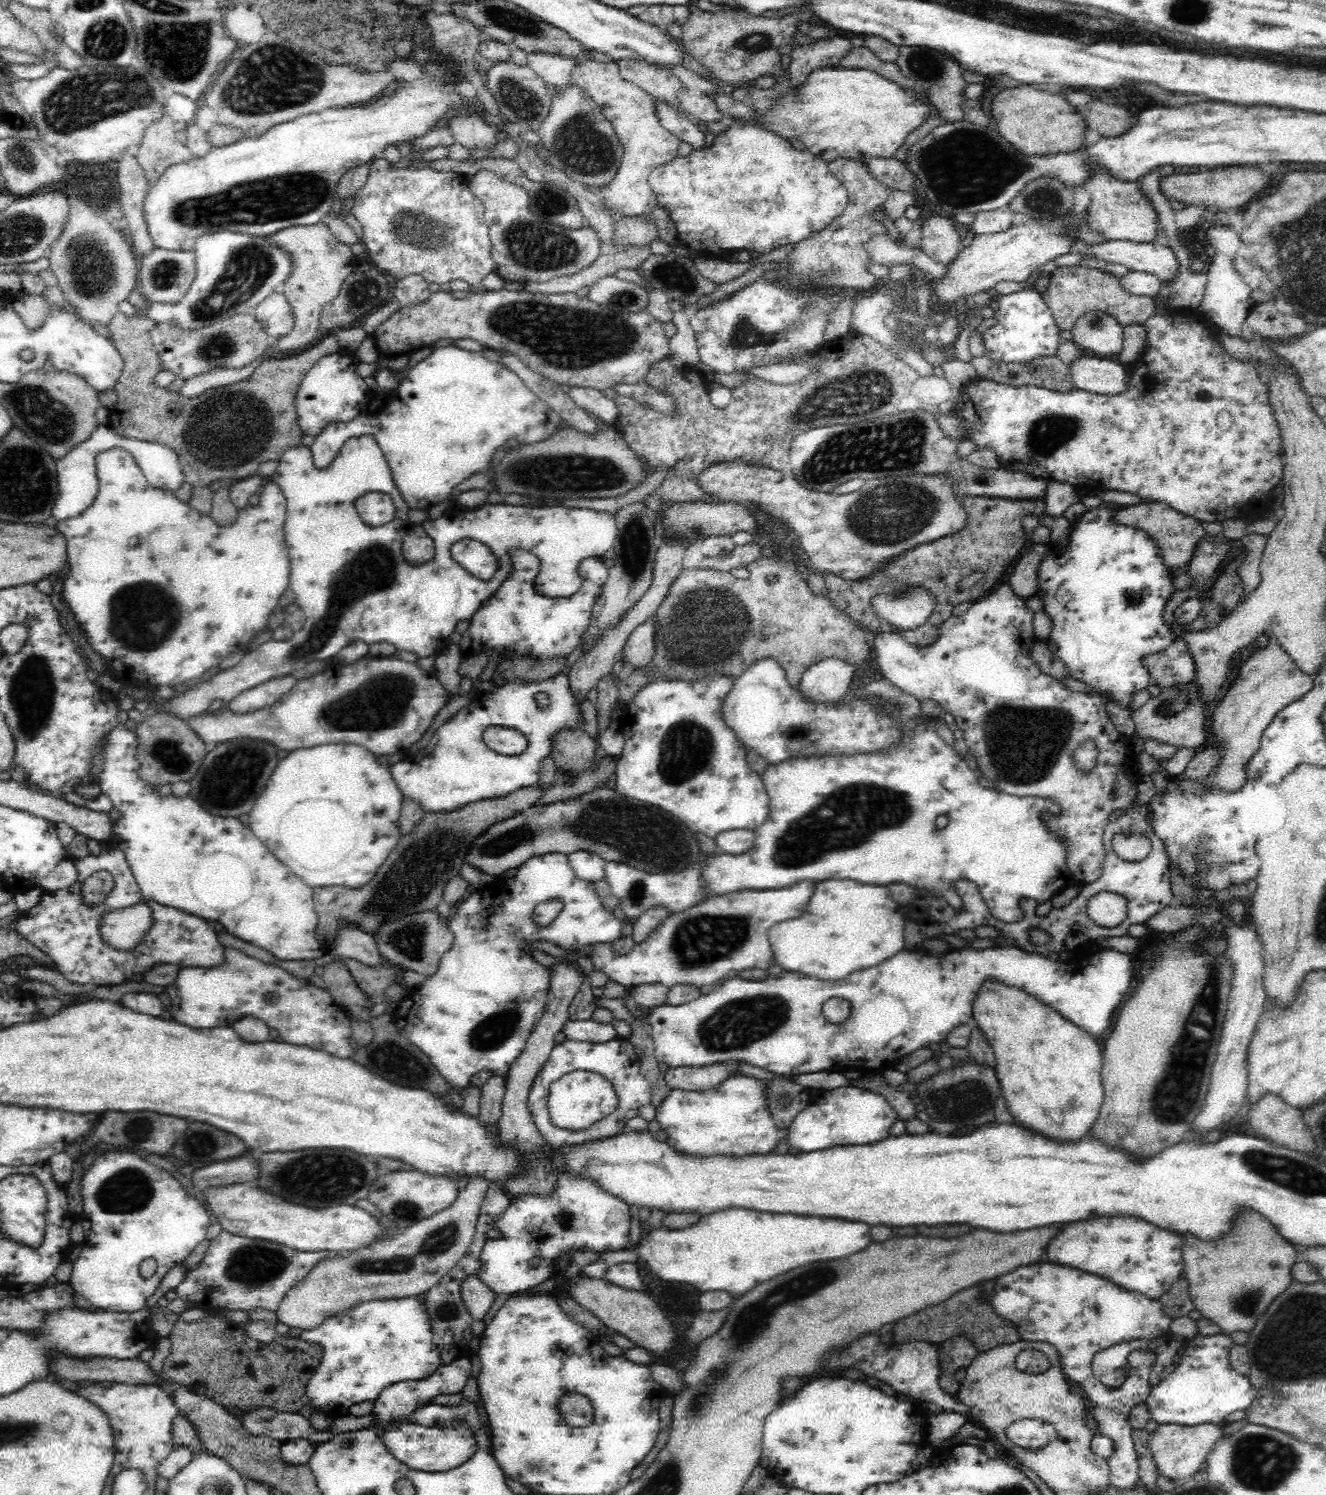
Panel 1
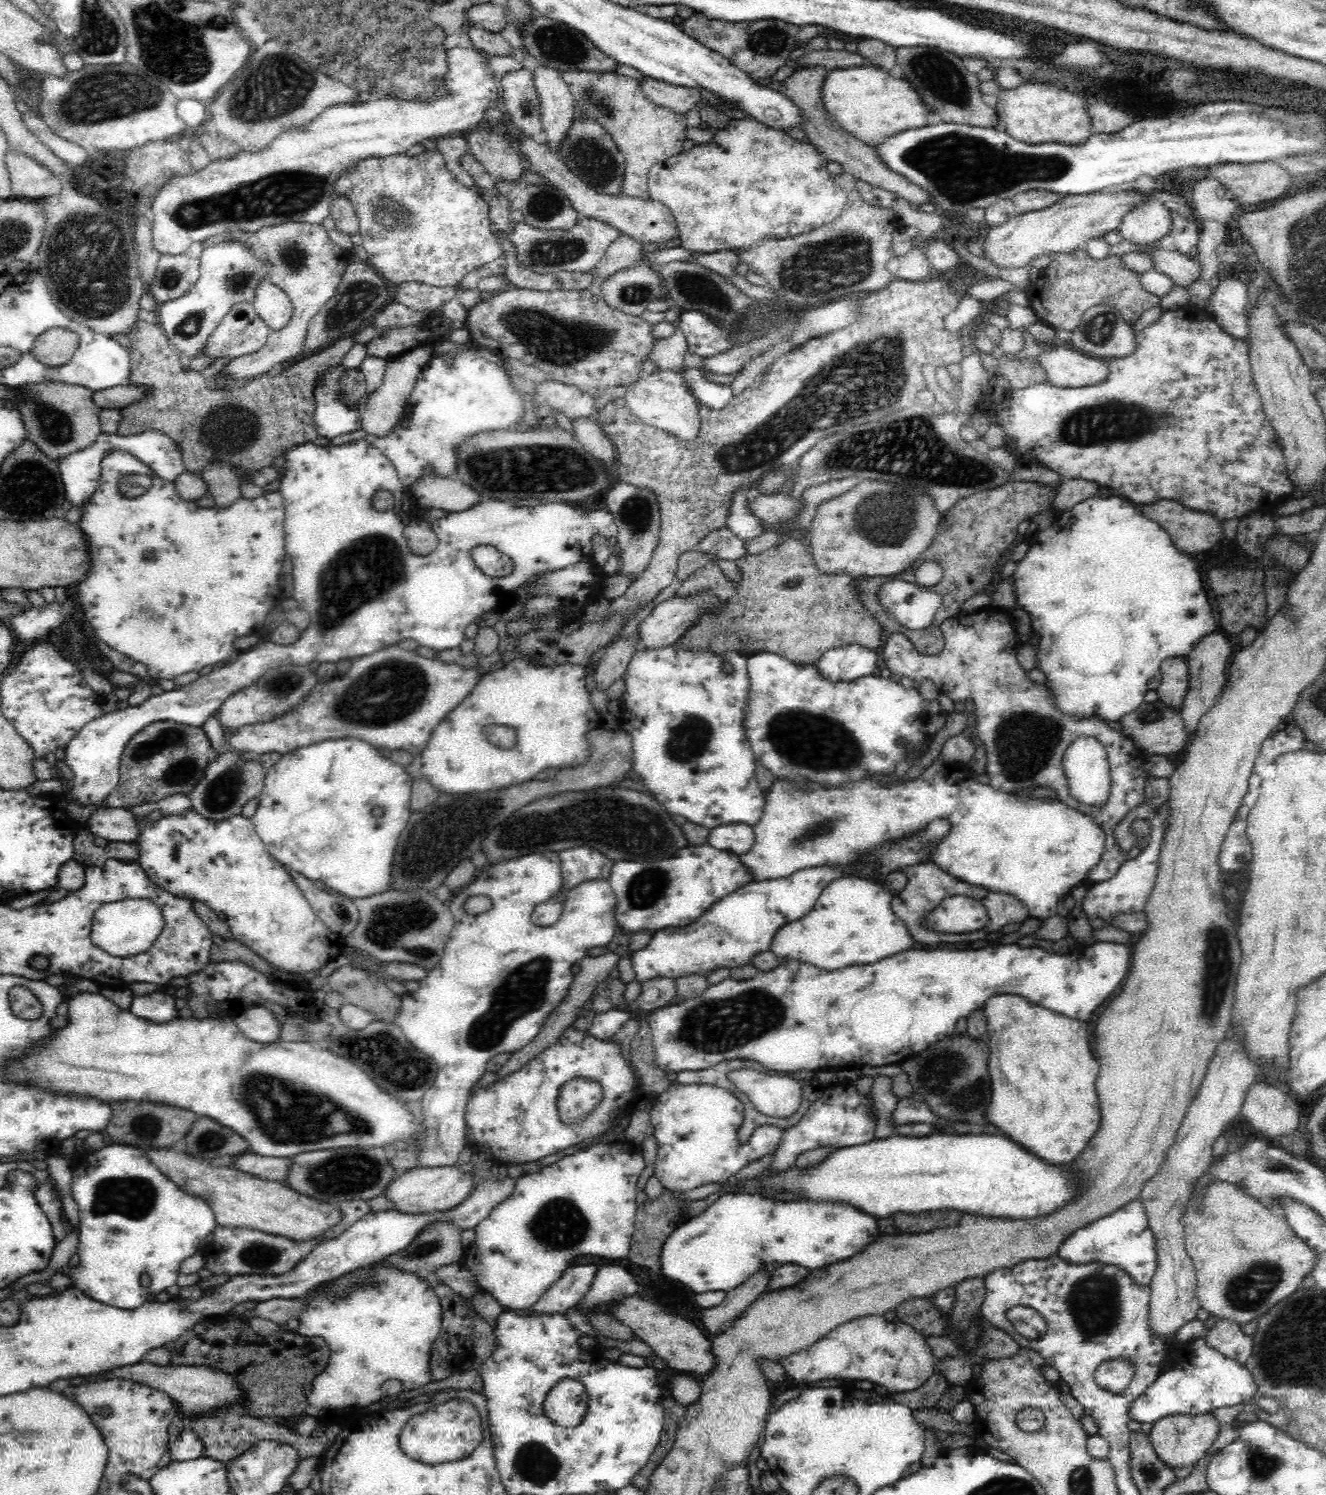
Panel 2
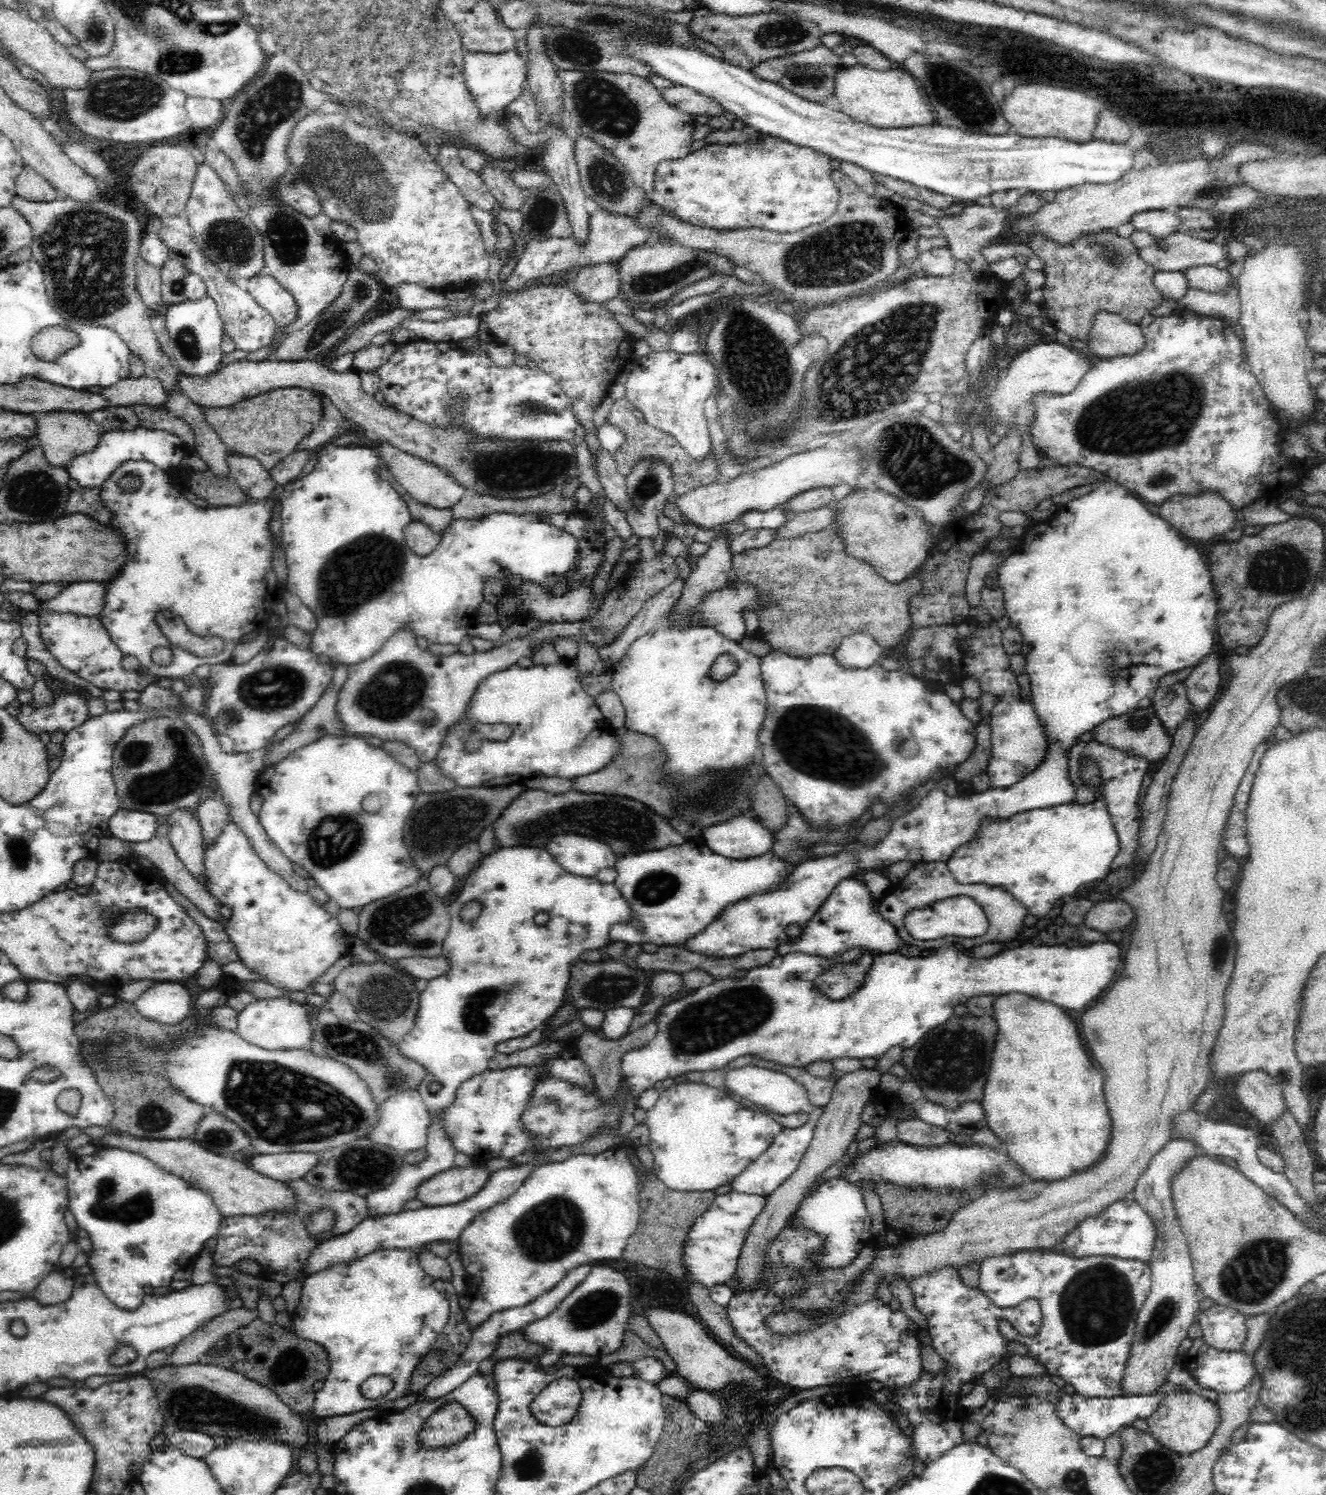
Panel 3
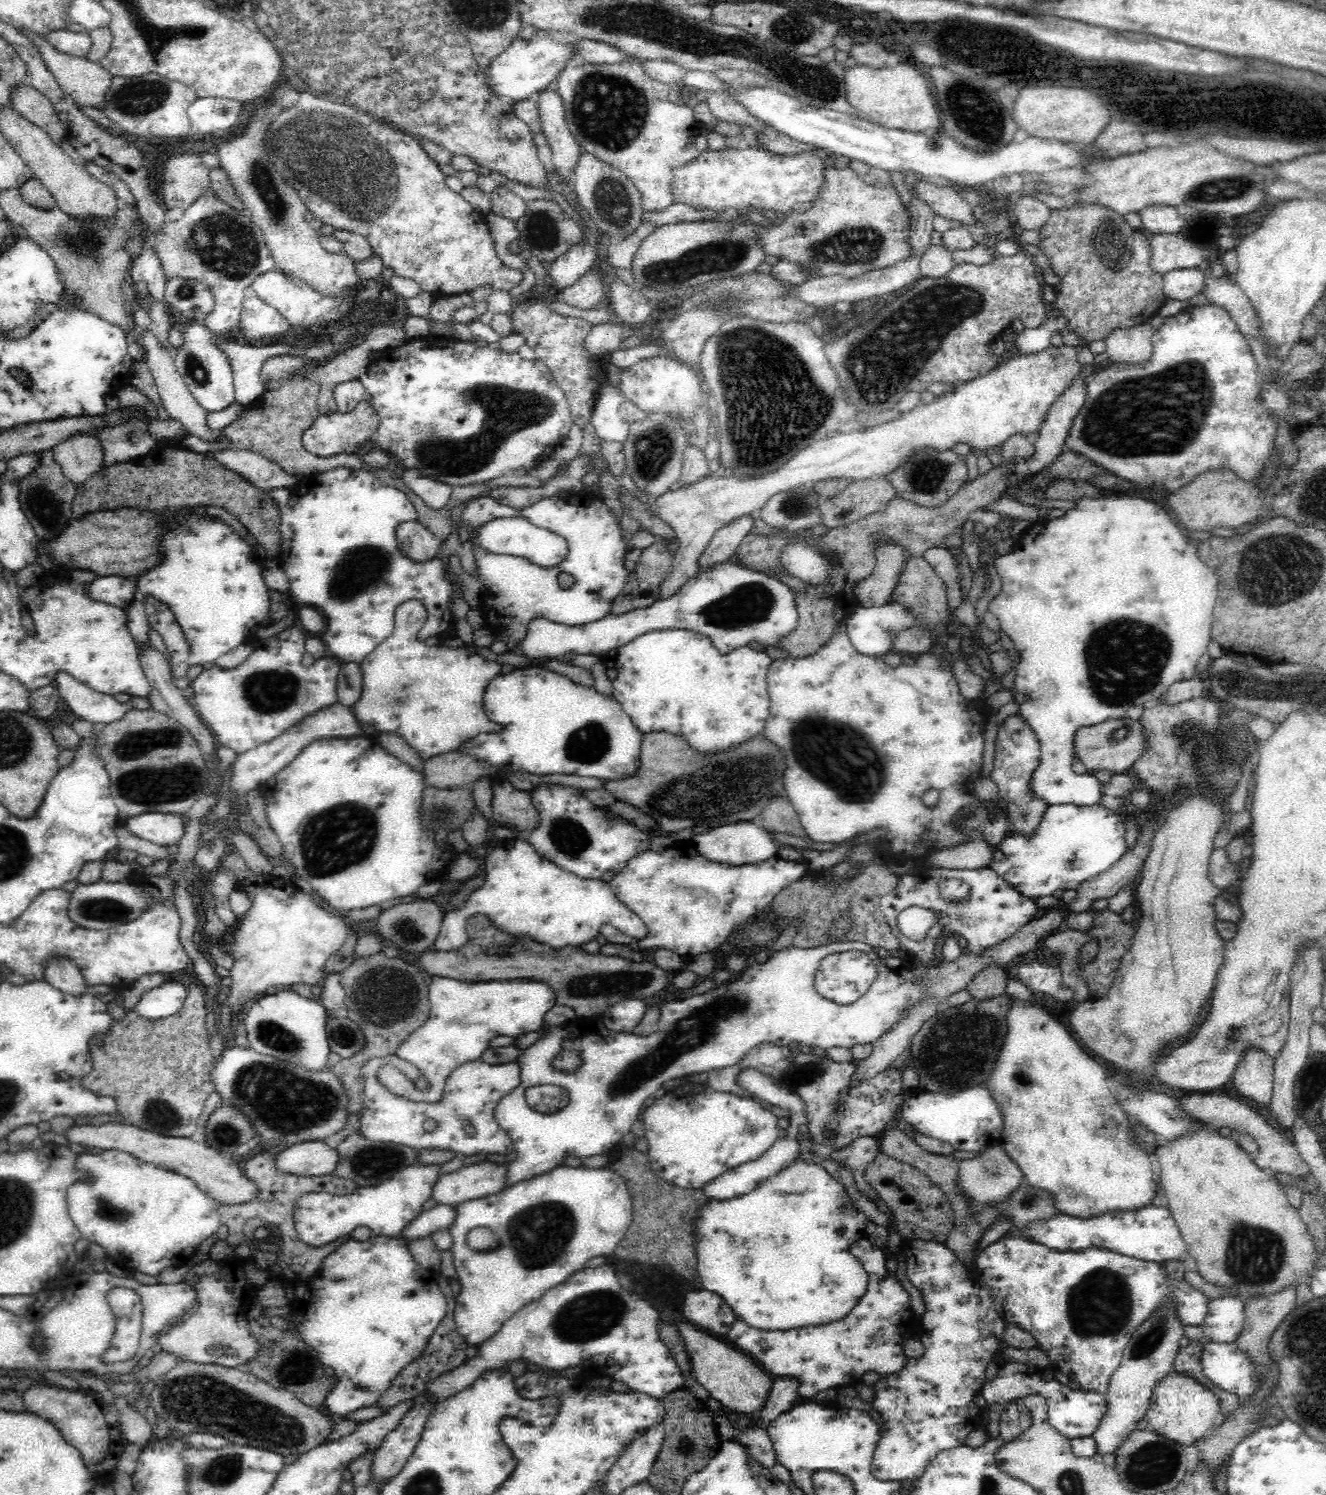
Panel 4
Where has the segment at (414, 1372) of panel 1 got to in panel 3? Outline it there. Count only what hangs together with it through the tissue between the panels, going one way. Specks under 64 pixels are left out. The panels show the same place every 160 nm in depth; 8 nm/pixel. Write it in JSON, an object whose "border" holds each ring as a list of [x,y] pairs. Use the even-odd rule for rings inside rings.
{"border":[[[380,1248],[362,1258],[349,1260],[348,1263],[333,1264],[302,1280],[302,1297],[292,1316],[290,1328],[298,1336],[324,1347],[330,1362],[330,1370],[323,1380],[323,1386],[315,1392],[311,1410],[314,1416],[326,1419],[352,1414],[409,1394],[409,1378],[413,1370],[428,1355],[432,1343],[444,1331],[450,1317],[448,1300],[432,1286],[434,1280],[419,1265],[417,1255],[413,1249]],[[370,1376],[392,1376],[393,1389],[380,1398],[366,1398],[360,1392],[360,1387]]]}

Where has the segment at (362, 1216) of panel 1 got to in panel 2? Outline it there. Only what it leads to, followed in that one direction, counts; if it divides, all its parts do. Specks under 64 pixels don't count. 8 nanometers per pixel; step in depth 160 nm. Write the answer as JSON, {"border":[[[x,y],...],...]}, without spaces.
{"border":[[[148,1150],[146,1154],[183,1191],[208,1203],[214,1213],[216,1226],[247,1227],[302,1242],[315,1239],[329,1227],[341,1222],[340,1209],[326,1202],[316,1202],[314,1198],[277,1181],[267,1181],[236,1168],[216,1168],[210,1166],[206,1159],[192,1158],[184,1152],[176,1154],[172,1150]]]}

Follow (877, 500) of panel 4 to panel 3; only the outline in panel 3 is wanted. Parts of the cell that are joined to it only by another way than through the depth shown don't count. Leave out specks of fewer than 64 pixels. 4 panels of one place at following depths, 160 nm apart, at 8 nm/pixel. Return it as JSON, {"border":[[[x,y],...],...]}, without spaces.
{"border":[[[820,507],[818,510],[792,515],[774,530],[772,541],[796,538],[812,531],[821,531],[834,522],[834,509]]]}

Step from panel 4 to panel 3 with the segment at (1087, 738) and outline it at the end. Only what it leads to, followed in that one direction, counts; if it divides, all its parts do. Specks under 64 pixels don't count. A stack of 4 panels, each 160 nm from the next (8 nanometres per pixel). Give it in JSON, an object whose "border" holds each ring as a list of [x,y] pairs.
{"border":[[[1153,706],[1139,707],[1122,716],[1108,719],[1095,726],[1093,740],[1112,749],[1120,749],[1124,753],[1133,753],[1133,756],[1145,758],[1148,761],[1164,758],[1170,750],[1173,737],[1165,732],[1160,718],[1157,717]]]}

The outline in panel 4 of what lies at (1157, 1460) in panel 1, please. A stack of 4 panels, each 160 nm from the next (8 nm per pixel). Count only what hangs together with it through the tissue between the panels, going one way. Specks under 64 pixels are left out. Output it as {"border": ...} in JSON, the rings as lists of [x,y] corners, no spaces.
{"border":[[[1188,1376],[1160,1379],[1153,1387],[1150,1408],[1145,1412],[1149,1429],[1183,1447],[1196,1446],[1197,1440],[1204,1438],[1221,1418],[1218,1396]]]}

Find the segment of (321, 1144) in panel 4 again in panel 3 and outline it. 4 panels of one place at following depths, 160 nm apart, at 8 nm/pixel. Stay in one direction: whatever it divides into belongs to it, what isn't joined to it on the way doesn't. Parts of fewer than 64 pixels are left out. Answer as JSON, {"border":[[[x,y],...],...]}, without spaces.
{"border":[[[316,1153],[253,1154],[250,1166],[265,1177],[285,1183],[302,1179],[312,1166],[316,1166]]]}

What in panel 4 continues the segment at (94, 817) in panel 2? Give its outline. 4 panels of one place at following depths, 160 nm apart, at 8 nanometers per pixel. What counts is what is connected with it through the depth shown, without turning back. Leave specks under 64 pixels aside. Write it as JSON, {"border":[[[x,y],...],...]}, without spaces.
{"border":[[[148,812],[125,818],[123,824],[136,837],[166,848],[176,845],[185,832],[183,816],[178,814]]]}

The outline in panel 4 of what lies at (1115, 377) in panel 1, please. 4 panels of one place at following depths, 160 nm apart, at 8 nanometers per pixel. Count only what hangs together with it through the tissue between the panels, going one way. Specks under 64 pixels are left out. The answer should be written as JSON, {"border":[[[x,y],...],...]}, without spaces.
{"border":[[[1048,346],[1046,350],[1030,355],[1018,355],[1012,358],[1005,358],[996,369],[982,377],[976,377],[974,380],[966,381],[962,386],[942,398],[932,402],[932,404],[921,404],[914,410],[904,413],[900,420],[894,420],[889,423],[878,423],[870,430],[864,432],[838,432],[838,436],[830,436],[830,440],[819,440],[814,444],[807,446],[798,454],[788,460],[786,466],[777,469],[773,473],[767,473],[763,476],[749,477],[704,477],[694,484],[683,486],[676,491],[668,491],[663,495],[650,501],[646,506],[646,512],[650,516],[657,517],[658,520],[668,523],[680,540],[680,547],[673,557],[673,569],[664,584],[659,588],[659,598],[672,598],[672,595],[680,590],[688,582],[688,579],[695,578],[698,573],[699,555],[703,554],[711,541],[714,533],[733,520],[744,515],[757,515],[758,511],[779,492],[788,492],[806,483],[812,483],[824,479],[846,479],[849,482],[864,479],[884,478],[886,474],[898,469],[899,465],[907,462],[913,453],[922,452],[924,449],[948,450],[957,442],[969,444],[972,450],[985,452],[994,448],[999,448],[1003,442],[1006,442],[1014,434],[1022,434],[1033,440],[1038,435],[1041,424],[1046,418],[1048,410],[1052,404],[1057,402],[1058,398],[1070,386],[1074,378],[1082,374],[1084,368],[1078,361],[1076,350],[1072,346]]]}

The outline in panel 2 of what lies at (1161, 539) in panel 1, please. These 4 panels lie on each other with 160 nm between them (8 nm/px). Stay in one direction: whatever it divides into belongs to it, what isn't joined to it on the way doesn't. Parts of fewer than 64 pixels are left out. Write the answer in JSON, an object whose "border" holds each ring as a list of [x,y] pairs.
{"border":[[[1163,500],[1137,507],[1140,514],[1144,514],[1144,518],[1149,518],[1155,523],[1159,523],[1167,531],[1168,537],[1172,539],[1176,549],[1185,555],[1194,556],[1201,552],[1209,551],[1218,540],[1224,537],[1222,524],[1211,512],[1195,511],[1173,500]]]}

